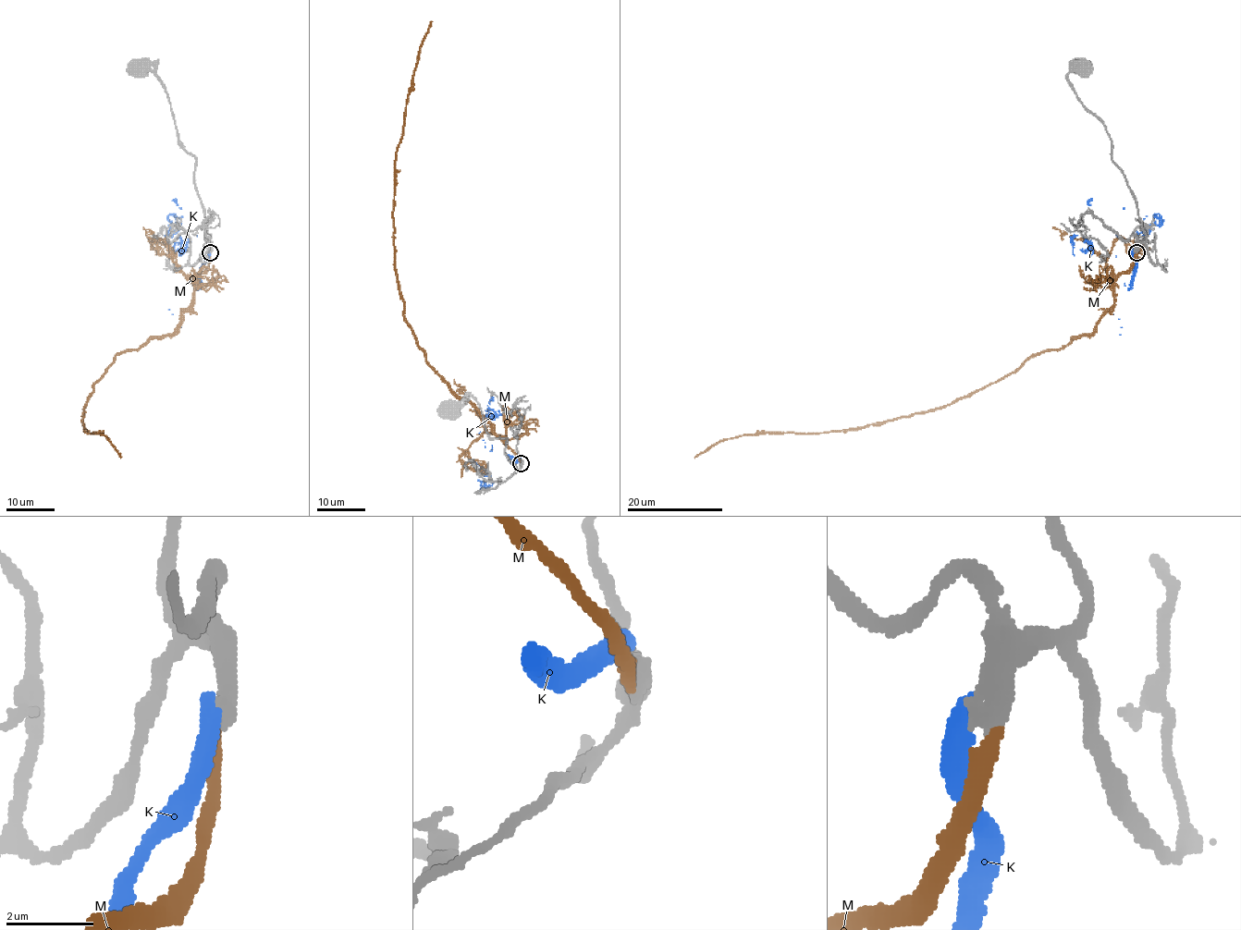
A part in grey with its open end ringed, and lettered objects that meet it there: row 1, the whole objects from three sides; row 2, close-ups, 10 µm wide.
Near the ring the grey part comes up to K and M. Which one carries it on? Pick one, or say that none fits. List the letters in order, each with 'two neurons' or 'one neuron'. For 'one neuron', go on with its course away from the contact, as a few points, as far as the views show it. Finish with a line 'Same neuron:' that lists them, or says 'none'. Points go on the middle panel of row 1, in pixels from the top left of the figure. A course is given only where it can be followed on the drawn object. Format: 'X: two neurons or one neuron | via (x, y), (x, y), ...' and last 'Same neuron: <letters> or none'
K: two neurons
M: one neuron | via (521, 463), (428, 363), (403, 315), (399, 293), (394, 169), (411, 75), (431, 21)
Same neuron: M

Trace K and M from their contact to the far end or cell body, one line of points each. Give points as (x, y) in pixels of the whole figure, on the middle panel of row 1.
K: (521, 460), (509, 460), (485, 443), (477, 463), (479, 472), (487, 470), (491, 449), (487, 417)
M: (521, 463), (428, 363), (403, 315), (399, 293), (394, 169), (411, 75), (431, 21)

